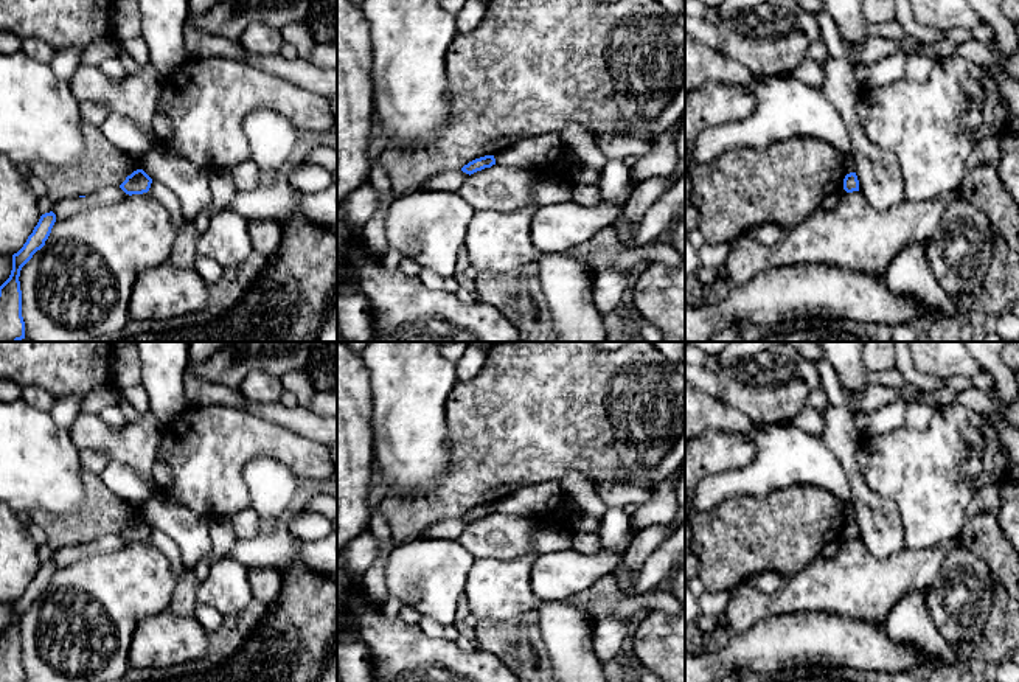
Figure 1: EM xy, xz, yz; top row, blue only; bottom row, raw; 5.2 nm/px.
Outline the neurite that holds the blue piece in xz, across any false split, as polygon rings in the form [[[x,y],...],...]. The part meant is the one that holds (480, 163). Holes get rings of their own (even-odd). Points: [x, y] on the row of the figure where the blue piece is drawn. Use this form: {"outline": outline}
{"outline": [[[485,155],[485,157],[475,158],[469,162],[468,165],[464,165],[461,171],[471,176],[485,168],[491,168],[492,165],[496,165],[494,155]]]}

